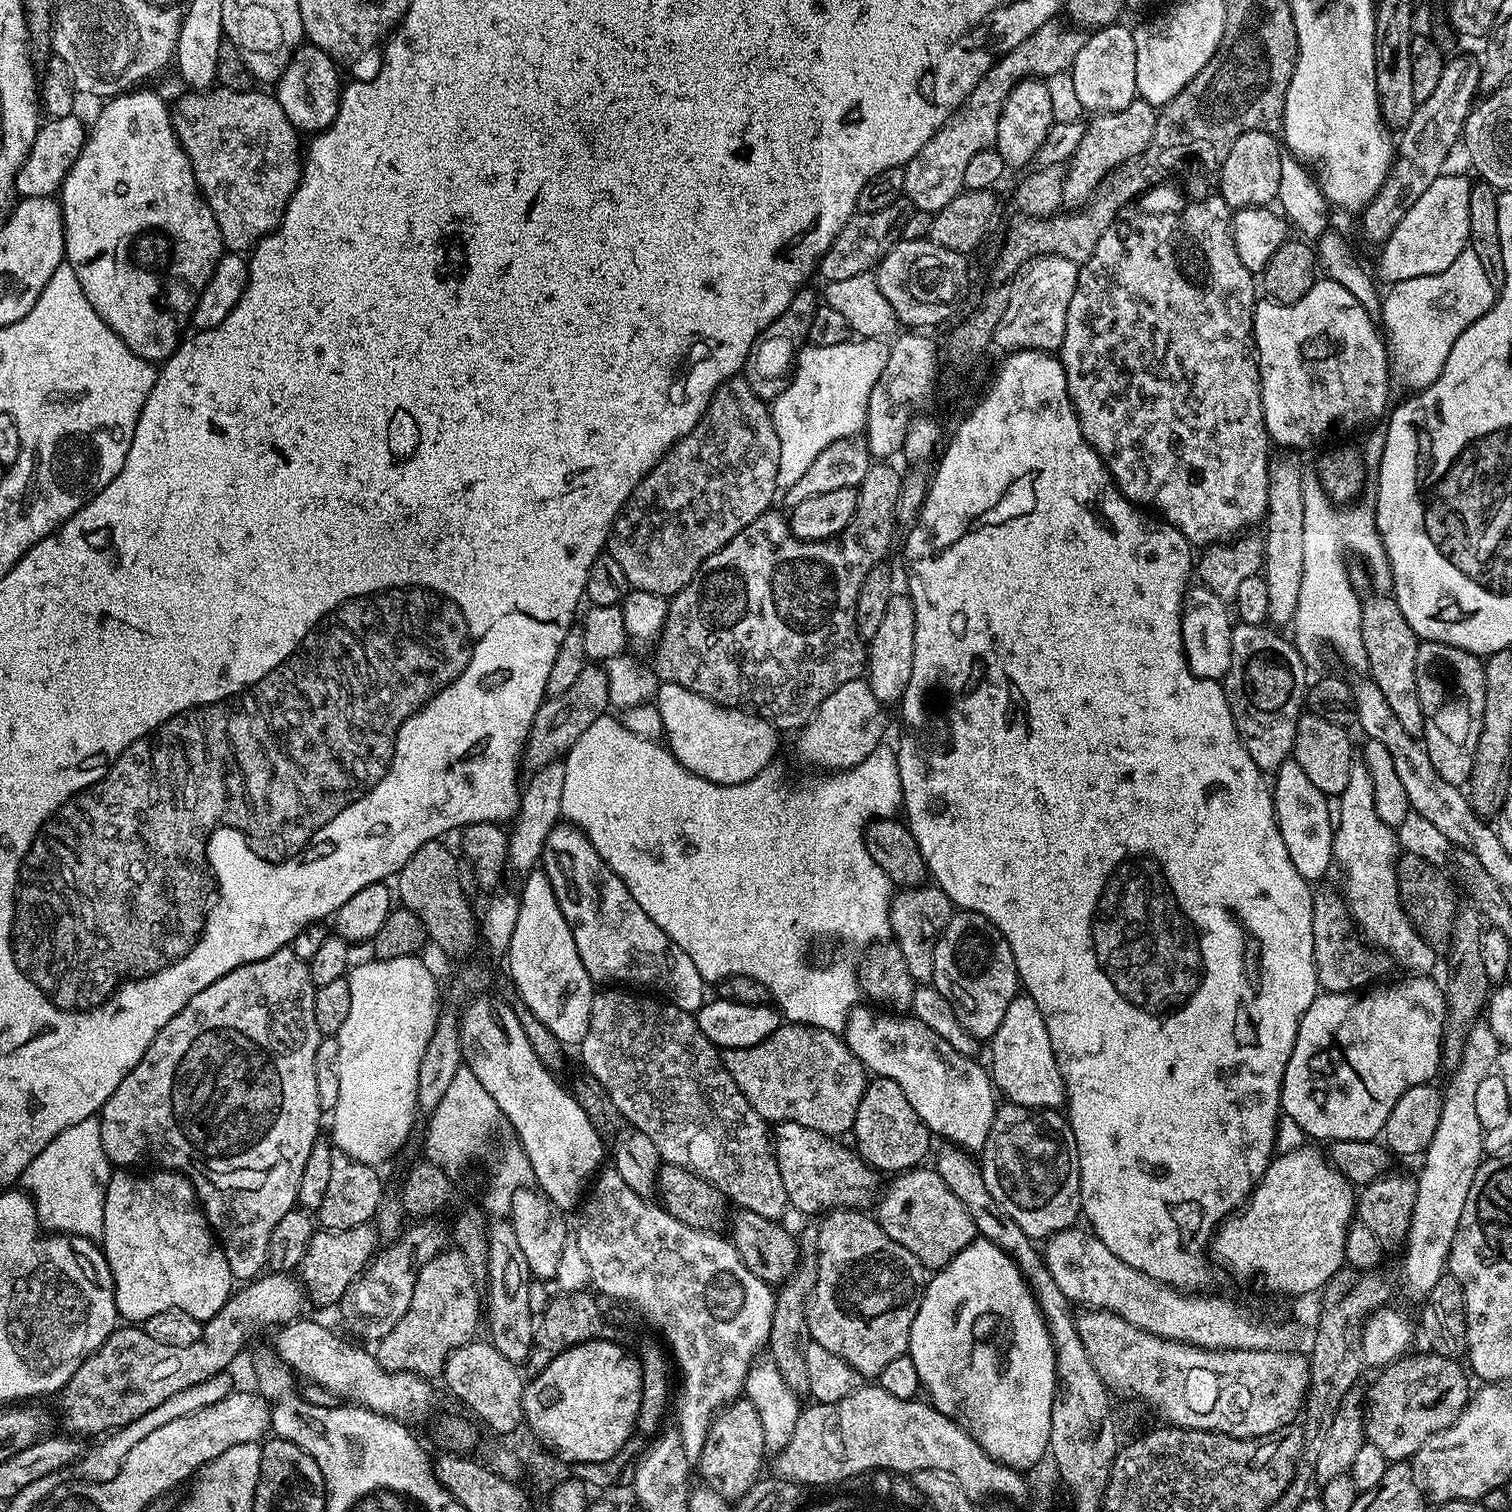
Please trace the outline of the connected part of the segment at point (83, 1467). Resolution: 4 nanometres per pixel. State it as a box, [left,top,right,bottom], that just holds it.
[78,1374,234,1481]

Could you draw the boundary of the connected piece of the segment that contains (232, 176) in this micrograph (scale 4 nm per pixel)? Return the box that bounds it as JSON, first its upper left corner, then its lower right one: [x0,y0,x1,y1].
[171,90,302,254]

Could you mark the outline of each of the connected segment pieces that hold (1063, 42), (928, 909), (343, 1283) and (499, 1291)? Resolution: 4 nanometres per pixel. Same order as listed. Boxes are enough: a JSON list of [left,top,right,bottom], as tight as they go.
[[904,18,1085,214],[888,886,954,986],[298,1223,378,1307],[486,1218,534,1366]]

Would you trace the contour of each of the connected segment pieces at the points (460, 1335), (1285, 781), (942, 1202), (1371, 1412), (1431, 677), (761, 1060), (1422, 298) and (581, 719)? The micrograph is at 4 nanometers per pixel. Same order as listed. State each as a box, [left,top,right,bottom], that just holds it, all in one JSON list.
[[374,1250,482,1378],[1271,758,1334,882],[874,1166,978,1270],[1364,1355,1470,1462],[1416,642,1486,786],[722,1022,869,1138],[1382,250,1498,390],[523,666,609,770]]

